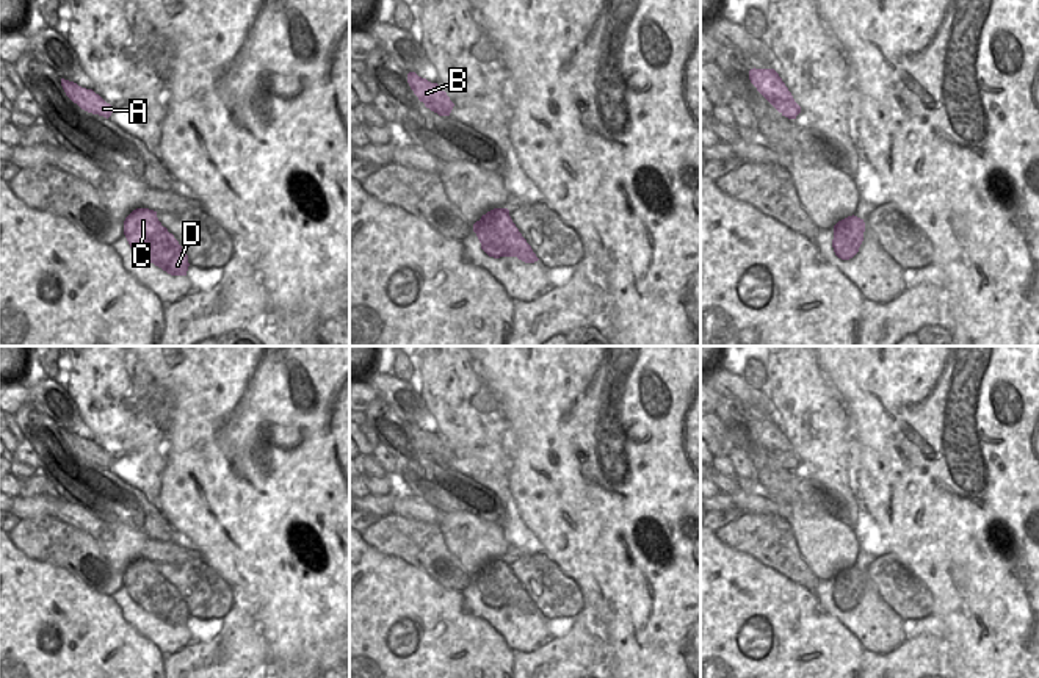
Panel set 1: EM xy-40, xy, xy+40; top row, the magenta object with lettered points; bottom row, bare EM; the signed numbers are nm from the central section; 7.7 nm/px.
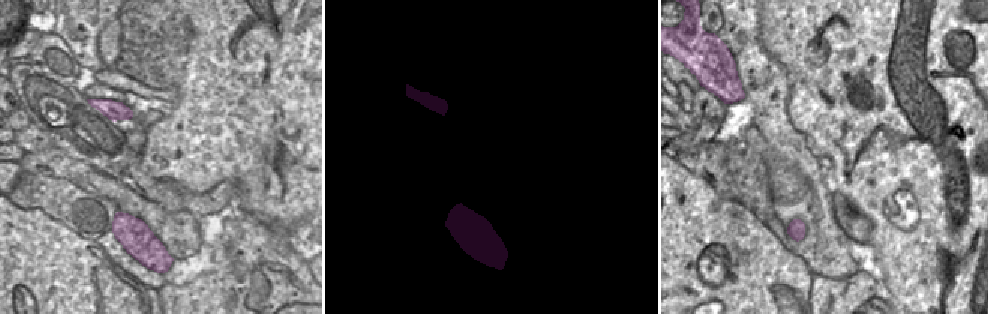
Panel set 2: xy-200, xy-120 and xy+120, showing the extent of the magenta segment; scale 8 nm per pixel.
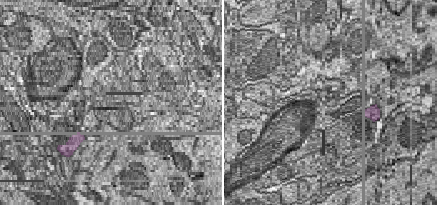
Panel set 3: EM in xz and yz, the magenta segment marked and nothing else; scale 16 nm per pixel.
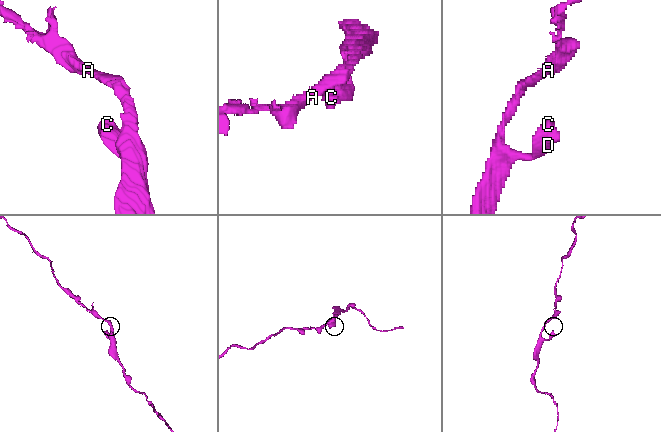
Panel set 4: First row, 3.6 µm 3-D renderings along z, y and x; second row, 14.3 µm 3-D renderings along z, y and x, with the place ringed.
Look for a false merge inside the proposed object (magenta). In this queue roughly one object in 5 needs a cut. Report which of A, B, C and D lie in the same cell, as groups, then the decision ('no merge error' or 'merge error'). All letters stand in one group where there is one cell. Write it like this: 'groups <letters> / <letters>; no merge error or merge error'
groups A B C D; no merge error

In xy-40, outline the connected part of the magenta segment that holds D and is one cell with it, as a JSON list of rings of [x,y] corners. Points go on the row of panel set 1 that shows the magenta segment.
[[[149,208],[133,210],[124,221],[124,235],[130,247],[146,261],[171,276],[186,276],[188,255]]]

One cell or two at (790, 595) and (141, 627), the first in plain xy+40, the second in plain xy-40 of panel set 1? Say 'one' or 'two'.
two

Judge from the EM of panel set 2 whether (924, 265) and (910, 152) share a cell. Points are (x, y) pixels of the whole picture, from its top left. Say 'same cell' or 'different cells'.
same cell

